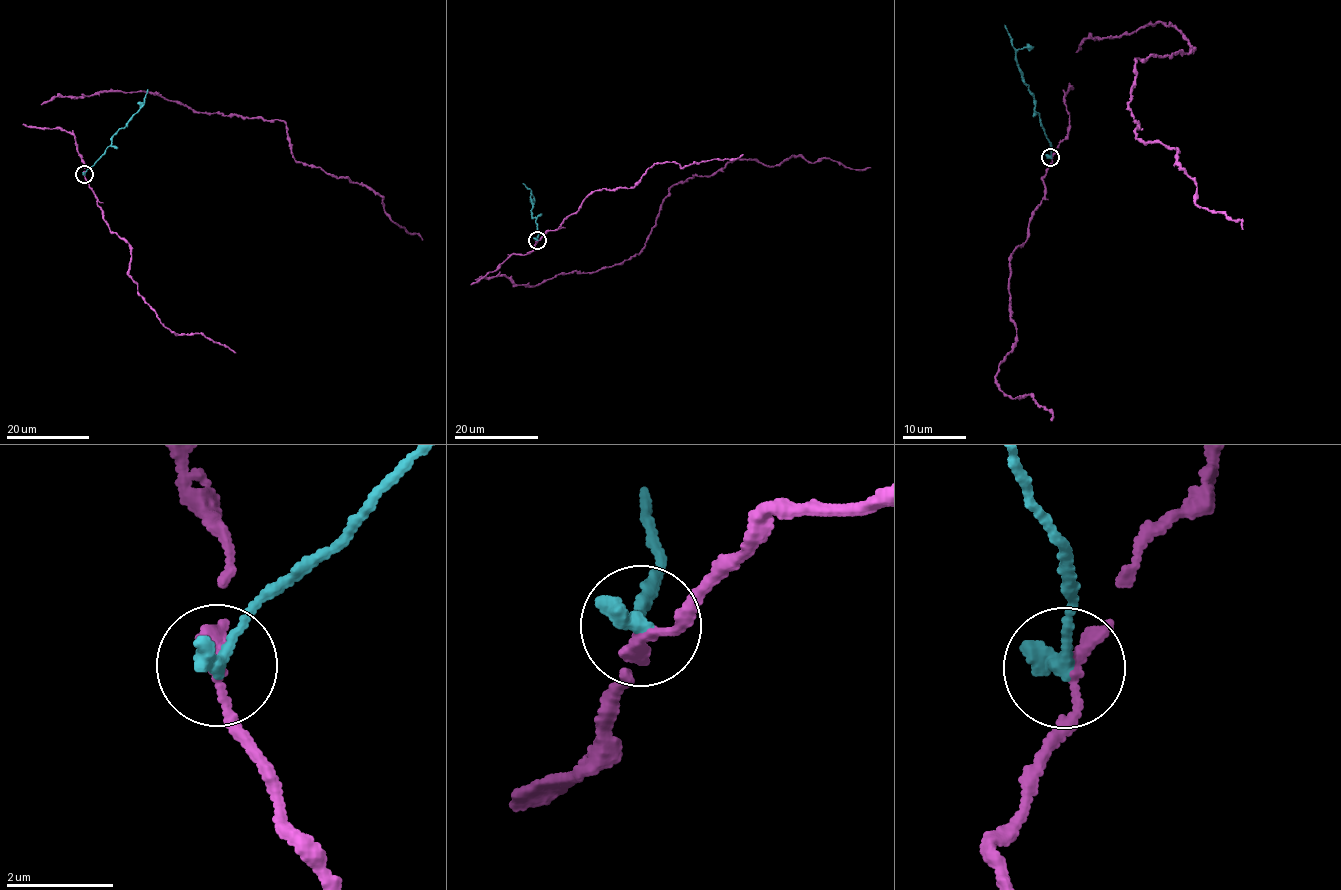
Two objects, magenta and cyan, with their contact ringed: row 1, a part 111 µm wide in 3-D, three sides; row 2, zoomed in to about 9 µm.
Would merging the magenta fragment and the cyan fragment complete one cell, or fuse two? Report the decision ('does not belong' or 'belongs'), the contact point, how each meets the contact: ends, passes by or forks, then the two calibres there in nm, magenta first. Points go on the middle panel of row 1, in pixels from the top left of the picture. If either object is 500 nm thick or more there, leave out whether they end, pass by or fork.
does not belong; place (537, 240); magenta ends; cyan ends; calibres 280 and 380 nm

